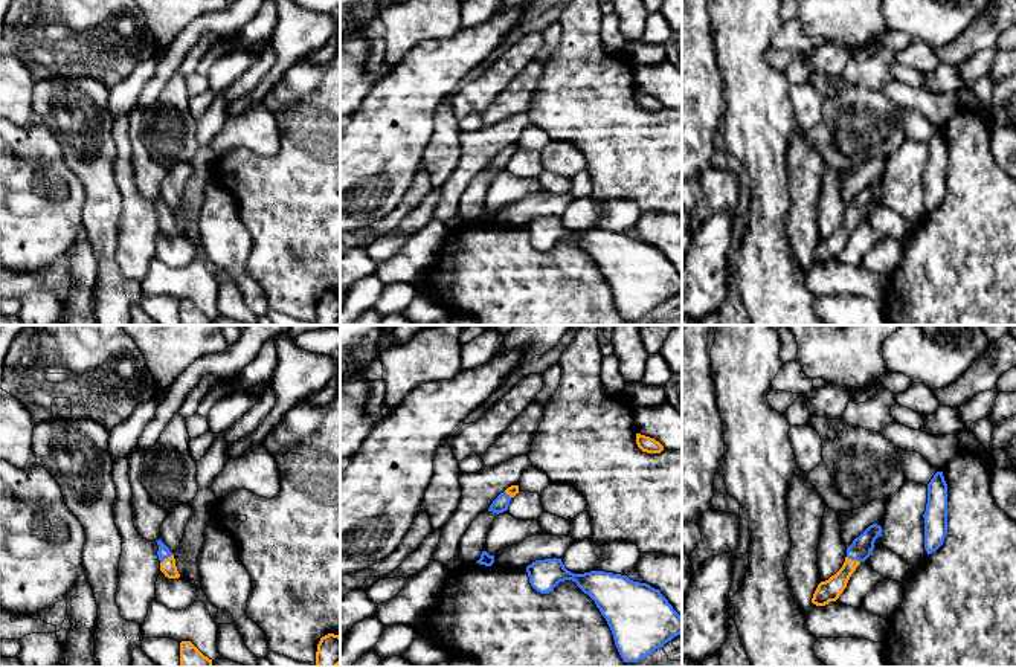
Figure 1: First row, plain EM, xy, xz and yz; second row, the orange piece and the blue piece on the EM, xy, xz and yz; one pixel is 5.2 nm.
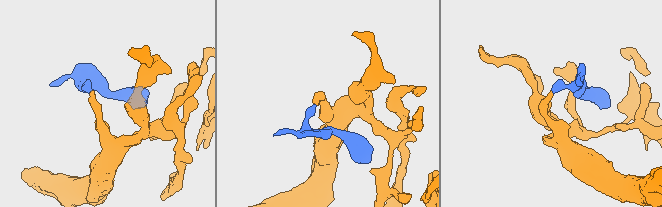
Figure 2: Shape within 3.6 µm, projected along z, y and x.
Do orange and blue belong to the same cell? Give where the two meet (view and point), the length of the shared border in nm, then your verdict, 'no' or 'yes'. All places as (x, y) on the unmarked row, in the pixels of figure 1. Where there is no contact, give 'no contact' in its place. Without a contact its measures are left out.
yz (853, 219) | 80 nm | yes

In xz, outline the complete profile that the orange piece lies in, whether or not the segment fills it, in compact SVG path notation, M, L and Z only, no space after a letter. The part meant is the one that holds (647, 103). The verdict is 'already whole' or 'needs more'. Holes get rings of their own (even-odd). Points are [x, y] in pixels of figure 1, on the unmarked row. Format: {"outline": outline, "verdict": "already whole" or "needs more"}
{"outline": "M636 92L636 102L642 110L647 111L661 111L664 108L664 104L659 99L641 92Z", "verdict": "already whole"}

